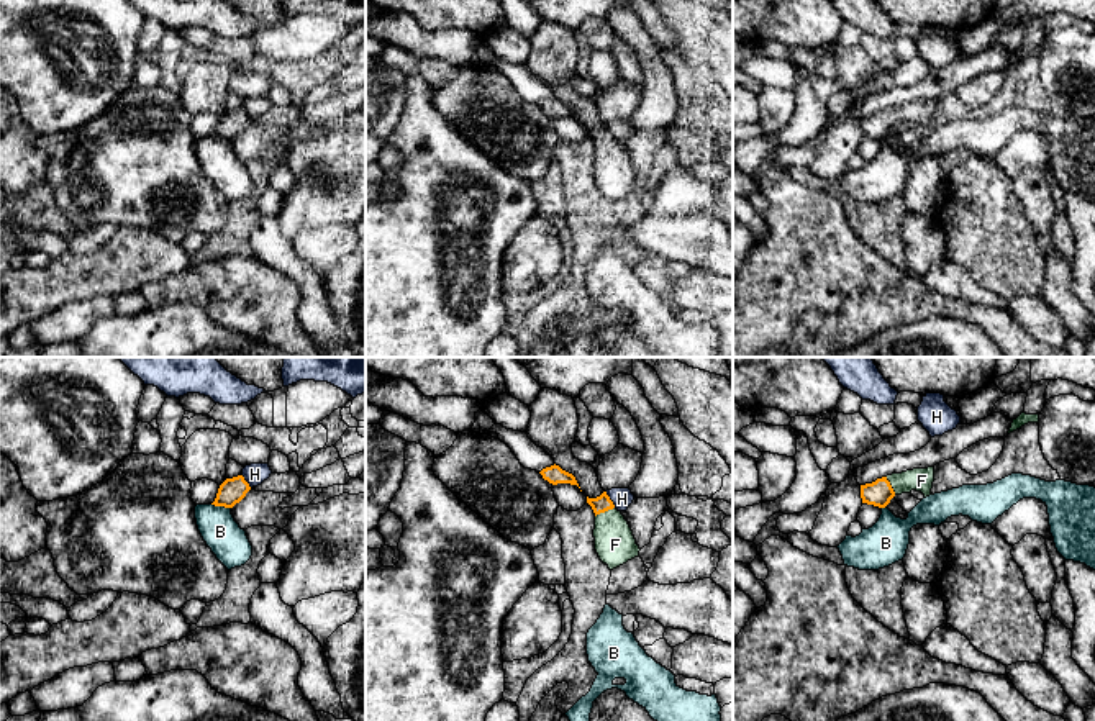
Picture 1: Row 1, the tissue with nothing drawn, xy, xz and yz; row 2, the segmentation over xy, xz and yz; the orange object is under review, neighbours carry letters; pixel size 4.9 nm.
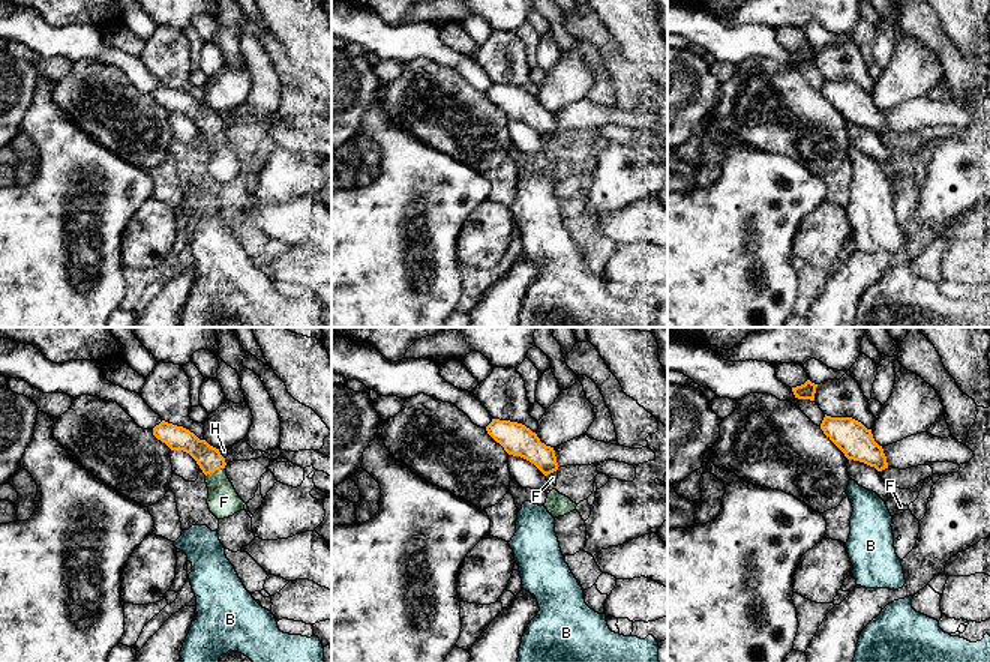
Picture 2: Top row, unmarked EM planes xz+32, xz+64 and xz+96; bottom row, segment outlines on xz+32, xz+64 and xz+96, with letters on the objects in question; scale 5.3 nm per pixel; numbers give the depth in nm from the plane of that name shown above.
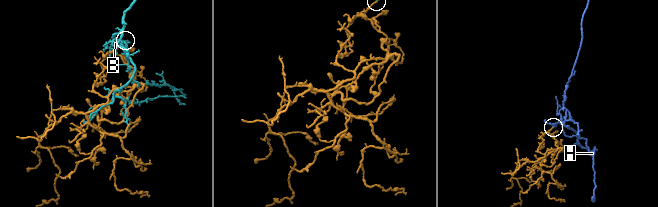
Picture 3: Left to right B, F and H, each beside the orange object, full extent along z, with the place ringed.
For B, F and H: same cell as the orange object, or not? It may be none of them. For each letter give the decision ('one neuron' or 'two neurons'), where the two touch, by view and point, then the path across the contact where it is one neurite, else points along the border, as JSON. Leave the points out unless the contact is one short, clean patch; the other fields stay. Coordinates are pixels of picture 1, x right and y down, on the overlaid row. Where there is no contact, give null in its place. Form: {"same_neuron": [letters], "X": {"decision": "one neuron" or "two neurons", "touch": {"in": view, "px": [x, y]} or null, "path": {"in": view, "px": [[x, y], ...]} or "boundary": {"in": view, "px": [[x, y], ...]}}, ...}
{"same_neuron": ["F"], "B": {"decision": "two neurons", "touch": {"in": "xy", "px": [222, 505]}}, "F": {"decision": "one neuron", "touch": {"in": "xz", "px": [604, 512]}, "path": {"in": "xz", "px": [[602, 503], [604, 512], [615, 544]]}}, "H": {"decision": "two neurons", "touch": {"in": "xz", "px": [610, 500]}, "boundary": {"in": "xz", "px": [[605, 492], [615, 507]]}}}

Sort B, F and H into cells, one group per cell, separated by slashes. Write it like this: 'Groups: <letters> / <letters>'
Groups: B / F / H

